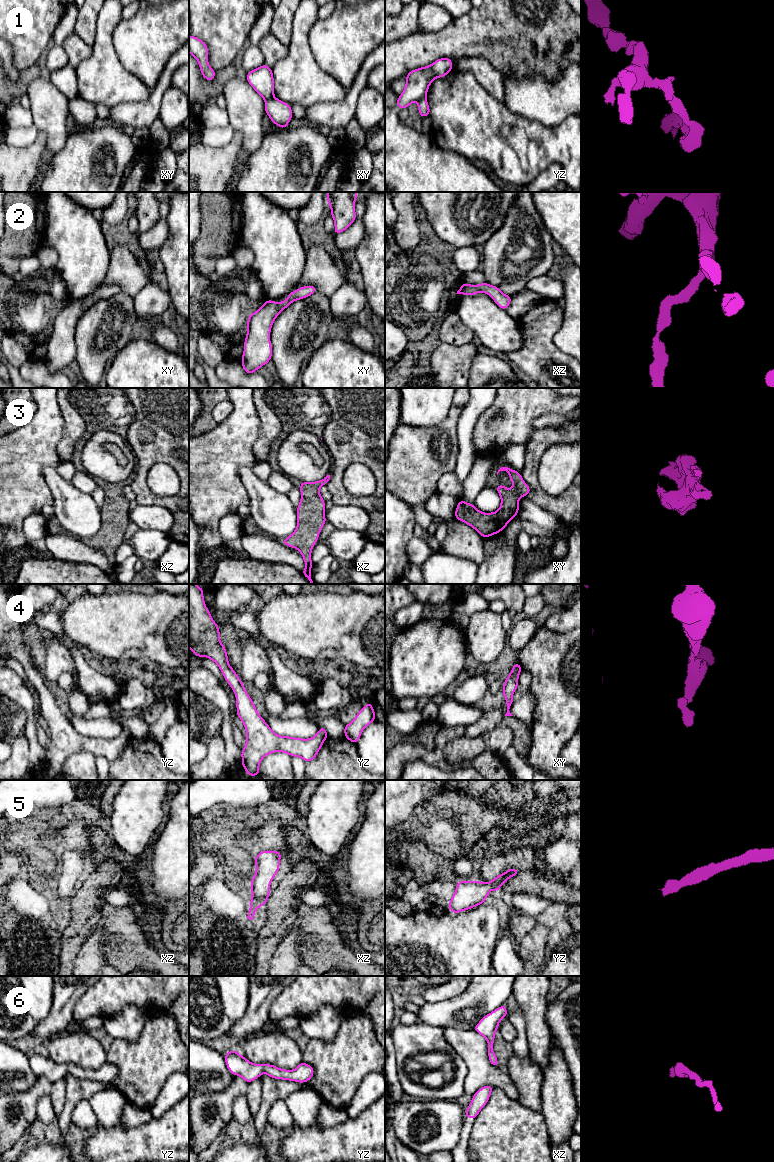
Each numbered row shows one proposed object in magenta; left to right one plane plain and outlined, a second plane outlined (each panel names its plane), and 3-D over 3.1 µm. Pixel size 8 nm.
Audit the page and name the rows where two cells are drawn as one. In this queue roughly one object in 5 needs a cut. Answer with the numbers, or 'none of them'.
1

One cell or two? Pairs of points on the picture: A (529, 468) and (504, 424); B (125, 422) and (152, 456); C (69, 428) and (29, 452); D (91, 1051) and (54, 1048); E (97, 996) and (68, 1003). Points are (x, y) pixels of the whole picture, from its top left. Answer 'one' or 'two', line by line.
A: two
B: two
C: two
D: one
E: two

